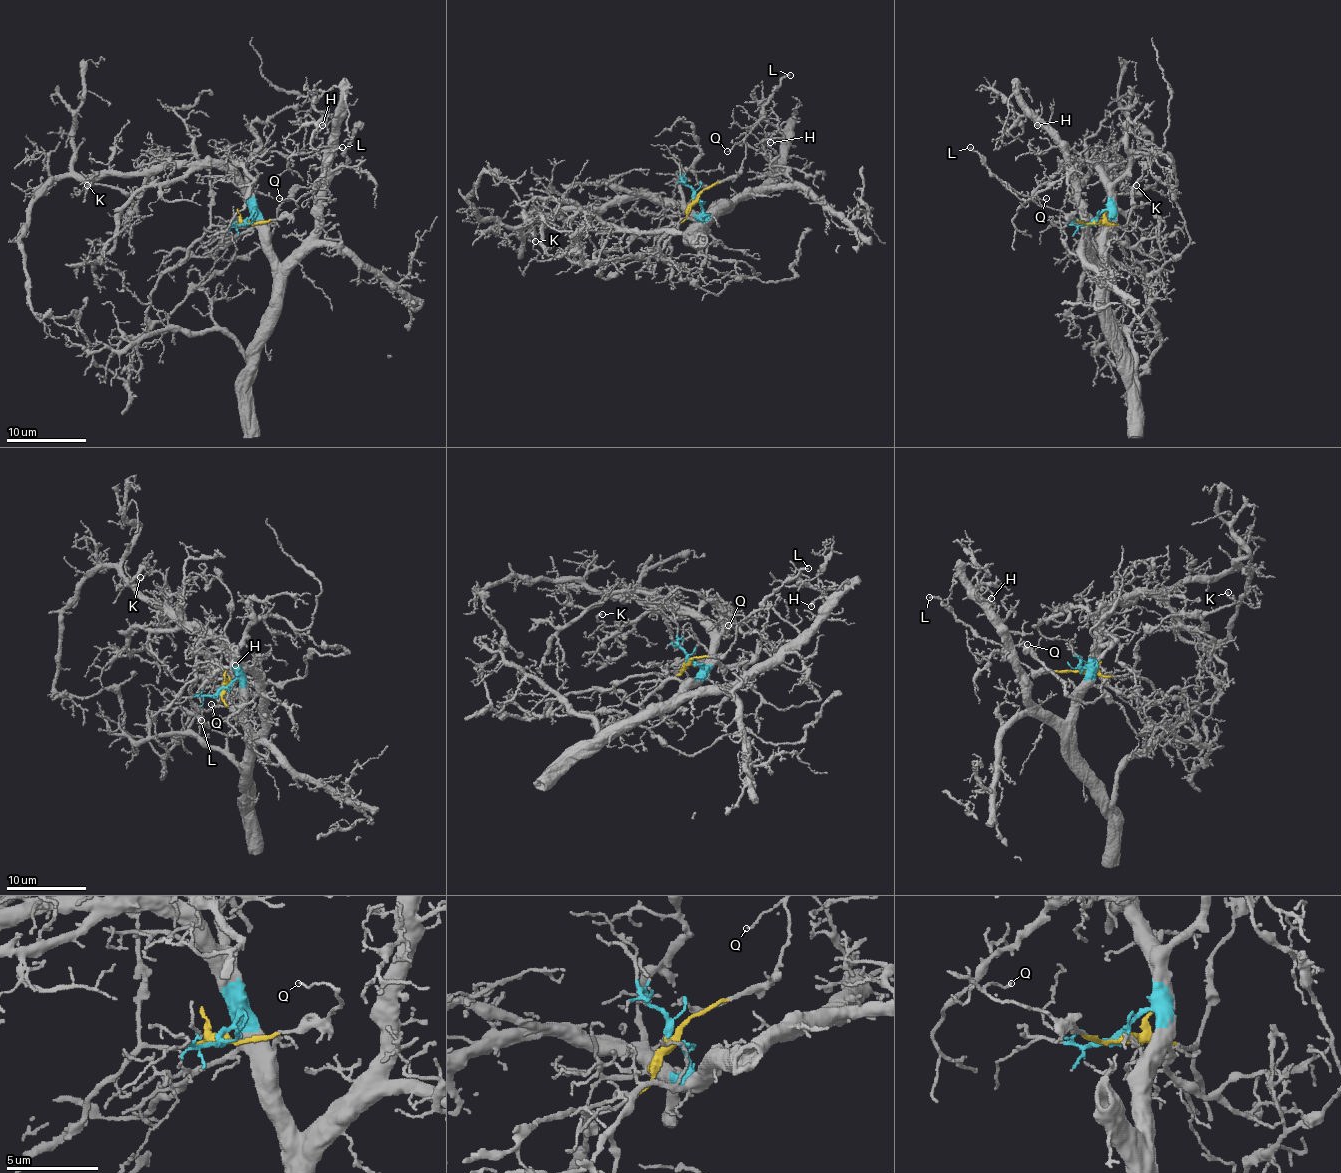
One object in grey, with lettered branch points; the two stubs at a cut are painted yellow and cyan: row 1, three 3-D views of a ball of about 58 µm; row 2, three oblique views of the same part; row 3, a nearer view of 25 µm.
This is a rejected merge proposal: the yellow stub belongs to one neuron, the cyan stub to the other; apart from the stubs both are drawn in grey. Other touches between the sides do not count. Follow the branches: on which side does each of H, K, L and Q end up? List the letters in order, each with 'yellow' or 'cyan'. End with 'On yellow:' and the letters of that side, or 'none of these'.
H: cyan
K: cyan
L: yellow
Q: yellow
On yellow: L, Q

